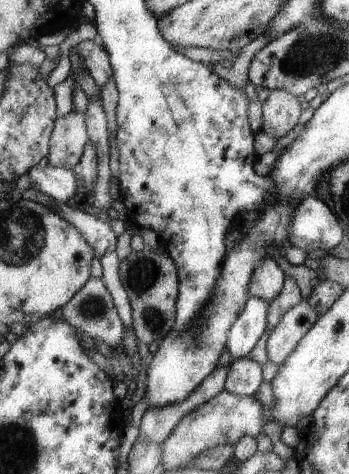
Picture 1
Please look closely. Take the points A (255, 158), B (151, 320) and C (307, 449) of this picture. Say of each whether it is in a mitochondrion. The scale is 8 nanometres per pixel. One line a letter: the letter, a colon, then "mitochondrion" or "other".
A: other
B: mitochondrion
C: other

